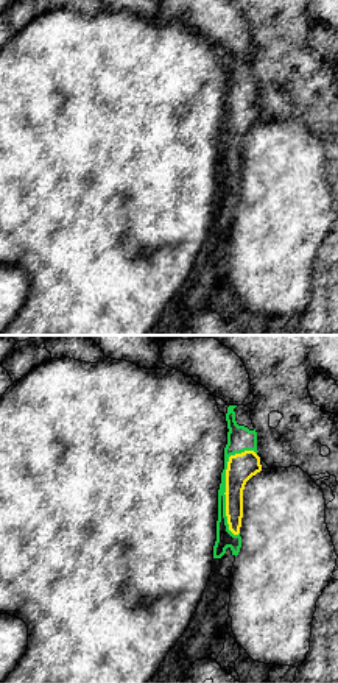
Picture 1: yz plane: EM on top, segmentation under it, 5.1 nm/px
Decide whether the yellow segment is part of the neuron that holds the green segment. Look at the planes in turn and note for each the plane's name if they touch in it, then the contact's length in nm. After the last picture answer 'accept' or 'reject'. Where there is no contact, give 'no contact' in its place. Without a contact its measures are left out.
contact in yz; length 460 nm

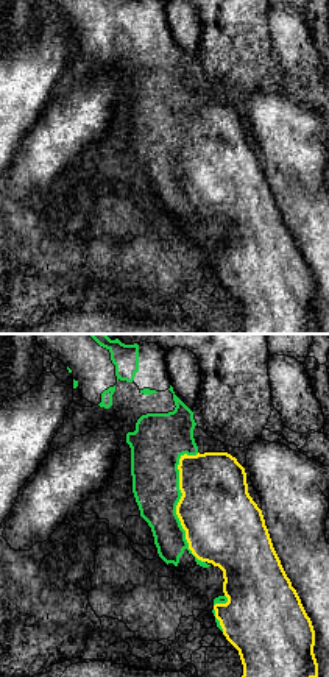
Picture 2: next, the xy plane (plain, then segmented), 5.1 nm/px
contact in xy; length 600 nm

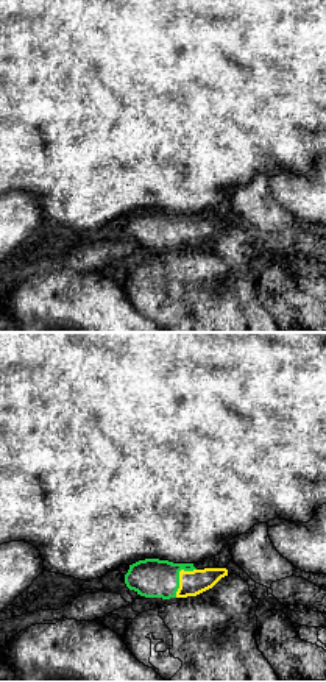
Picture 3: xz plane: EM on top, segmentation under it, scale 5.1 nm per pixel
contact in xz; length 190 nm

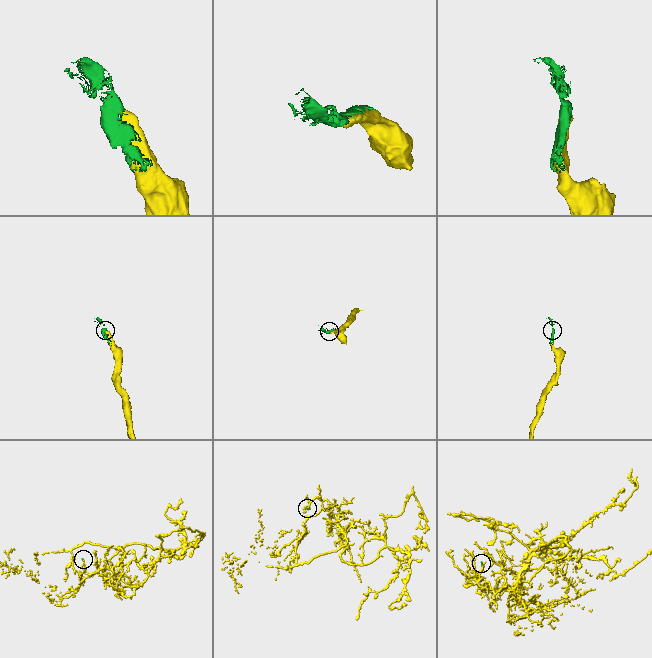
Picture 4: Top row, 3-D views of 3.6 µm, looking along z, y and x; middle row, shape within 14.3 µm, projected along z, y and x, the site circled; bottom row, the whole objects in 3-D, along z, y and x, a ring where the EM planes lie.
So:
accept

